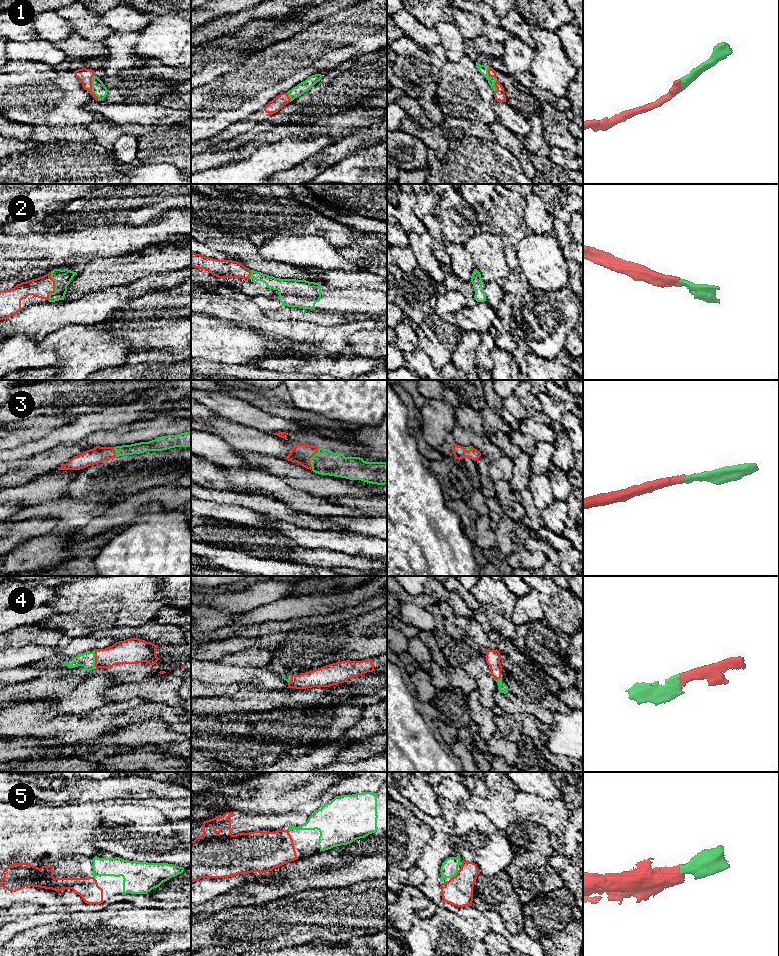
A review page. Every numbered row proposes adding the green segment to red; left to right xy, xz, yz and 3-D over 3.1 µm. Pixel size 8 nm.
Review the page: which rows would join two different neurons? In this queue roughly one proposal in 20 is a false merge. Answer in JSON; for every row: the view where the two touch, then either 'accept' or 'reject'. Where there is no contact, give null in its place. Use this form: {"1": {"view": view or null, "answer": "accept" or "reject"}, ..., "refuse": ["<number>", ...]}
{"1": {"view": "xy", "answer": "accept"}, "2": {"view": "xy", "answer": "accept"}, "3": {"view": "xz", "answer": "accept"}, "4": {"view": "xy", "answer": "accept"}, "5": {"view": "yz", "answer": "accept"}, "refuse": []}

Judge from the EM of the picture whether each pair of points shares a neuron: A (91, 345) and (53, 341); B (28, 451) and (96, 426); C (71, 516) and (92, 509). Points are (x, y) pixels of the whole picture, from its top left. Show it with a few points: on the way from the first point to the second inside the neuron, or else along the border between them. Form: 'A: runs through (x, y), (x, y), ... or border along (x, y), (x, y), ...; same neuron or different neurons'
A: runs through (82, 345), (71, 345), (62, 341); same neuron
B: runs through (45, 443), (79, 429); same neuron
C: runs through (76, 513), (87, 511); same neuron

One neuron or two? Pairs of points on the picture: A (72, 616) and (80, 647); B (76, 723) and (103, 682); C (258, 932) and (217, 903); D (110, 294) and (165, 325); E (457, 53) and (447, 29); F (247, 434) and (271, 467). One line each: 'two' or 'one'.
A: two
B: two
C: two
D: two
E: one
F: two

